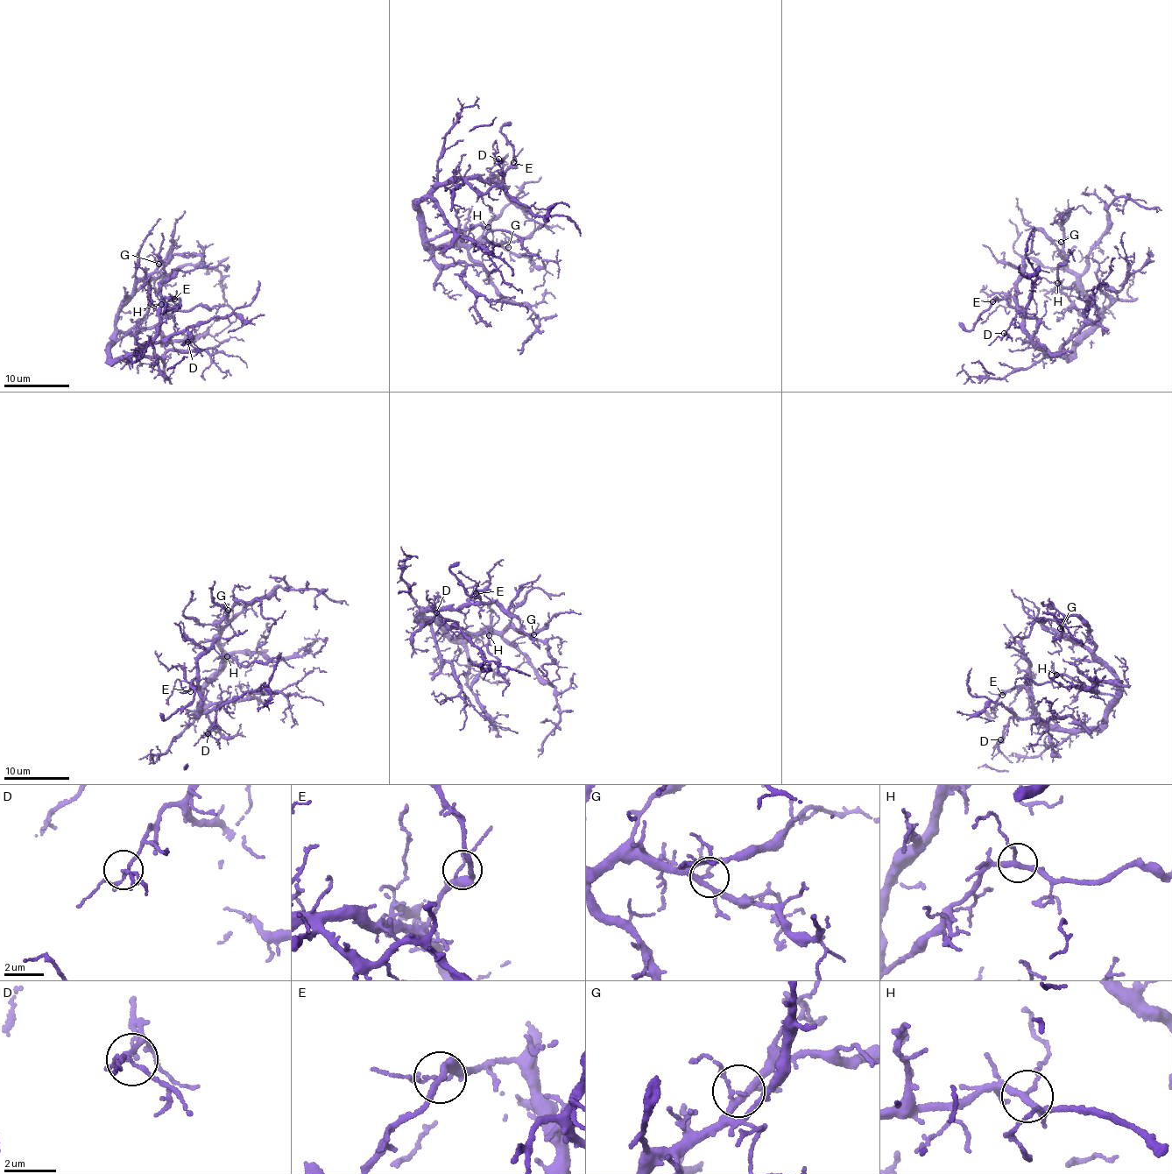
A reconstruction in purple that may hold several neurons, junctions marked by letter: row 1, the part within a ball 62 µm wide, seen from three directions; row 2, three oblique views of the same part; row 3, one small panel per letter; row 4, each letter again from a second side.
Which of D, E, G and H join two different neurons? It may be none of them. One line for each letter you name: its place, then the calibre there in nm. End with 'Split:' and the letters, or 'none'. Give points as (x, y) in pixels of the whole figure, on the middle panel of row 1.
Split: none

